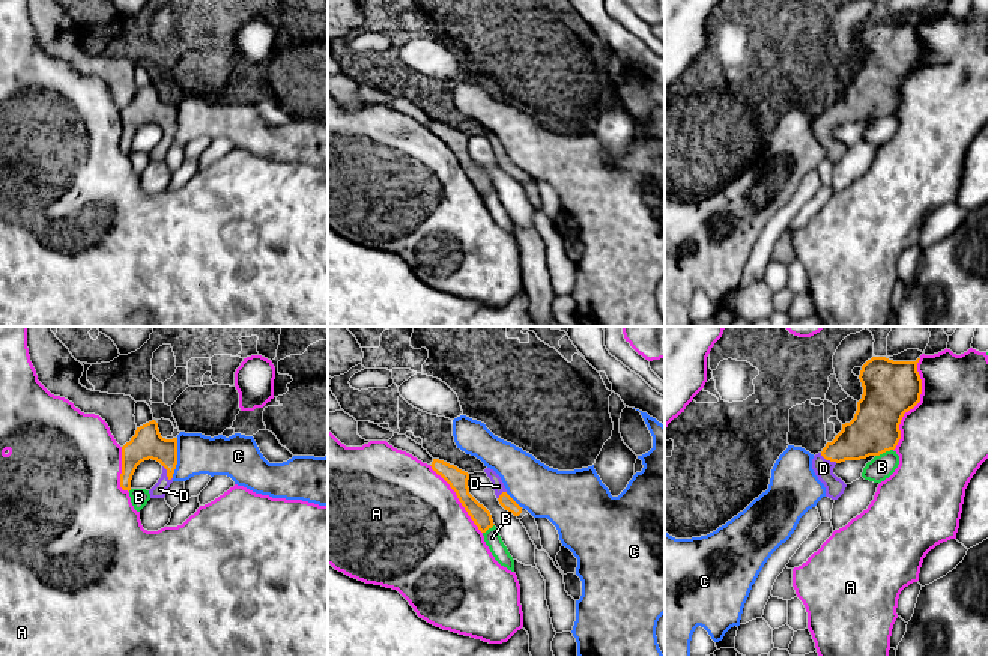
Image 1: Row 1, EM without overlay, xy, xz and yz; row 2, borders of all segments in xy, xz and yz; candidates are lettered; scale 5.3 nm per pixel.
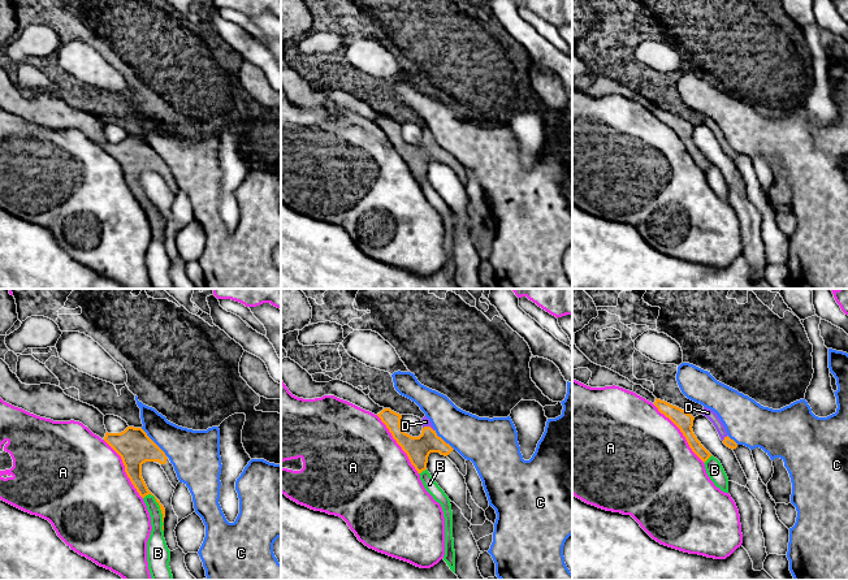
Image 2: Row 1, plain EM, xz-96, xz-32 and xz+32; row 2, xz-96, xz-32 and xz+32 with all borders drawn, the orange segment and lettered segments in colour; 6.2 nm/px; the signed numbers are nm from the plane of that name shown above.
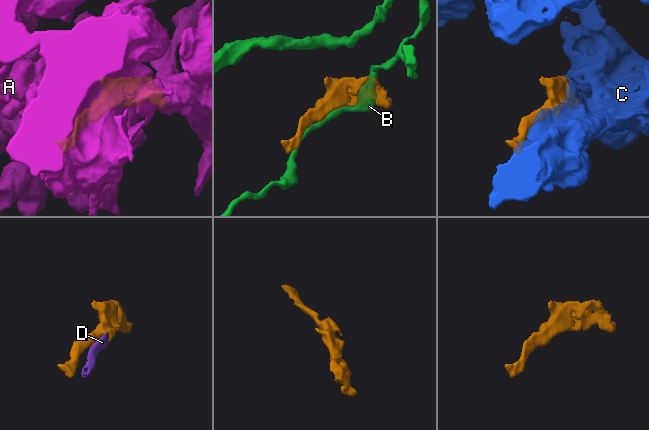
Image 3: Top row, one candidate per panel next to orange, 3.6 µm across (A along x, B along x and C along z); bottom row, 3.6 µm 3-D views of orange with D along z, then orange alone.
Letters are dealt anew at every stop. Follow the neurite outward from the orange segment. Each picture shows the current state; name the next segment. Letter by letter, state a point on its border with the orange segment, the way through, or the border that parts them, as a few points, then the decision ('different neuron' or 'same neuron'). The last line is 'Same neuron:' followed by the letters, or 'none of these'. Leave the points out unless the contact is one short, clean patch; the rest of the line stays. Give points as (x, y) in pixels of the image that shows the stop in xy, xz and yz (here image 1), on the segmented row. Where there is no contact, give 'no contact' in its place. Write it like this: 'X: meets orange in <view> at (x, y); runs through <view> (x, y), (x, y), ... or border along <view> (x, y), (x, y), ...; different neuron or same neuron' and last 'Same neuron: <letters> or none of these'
A: meets orange in yz at (915, 405); different neuron
B: meets orange in yz at (883, 452); different neuron
C: meets orange in xy at (176, 458); different neuron
D: meets orange in xy at (167, 473); runs through xy (148, 443), (167, 462), (167, 473), (160, 489); same neuron
Same neuron: D

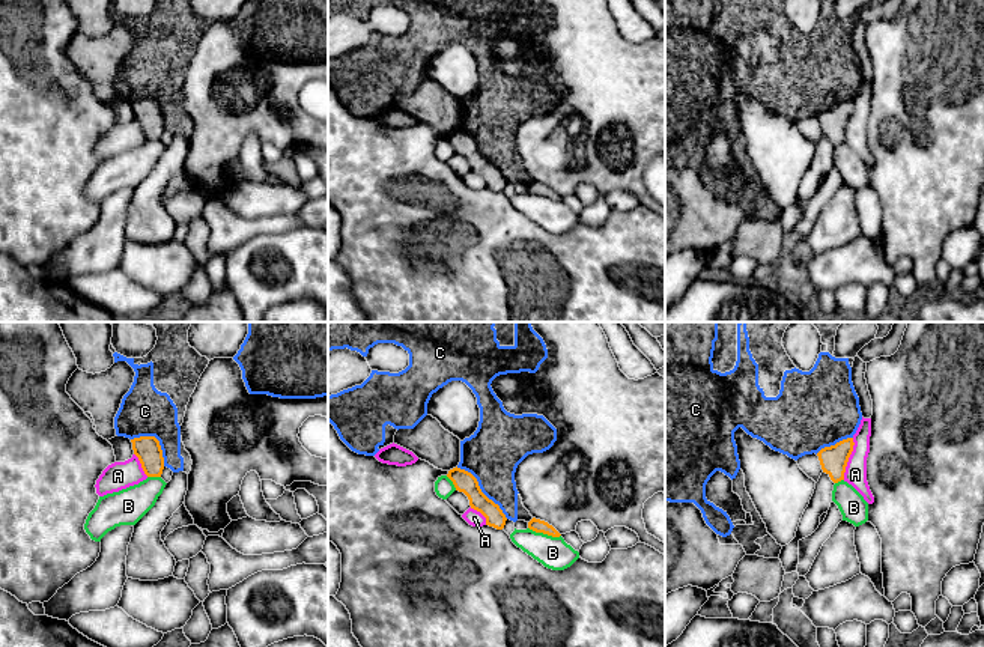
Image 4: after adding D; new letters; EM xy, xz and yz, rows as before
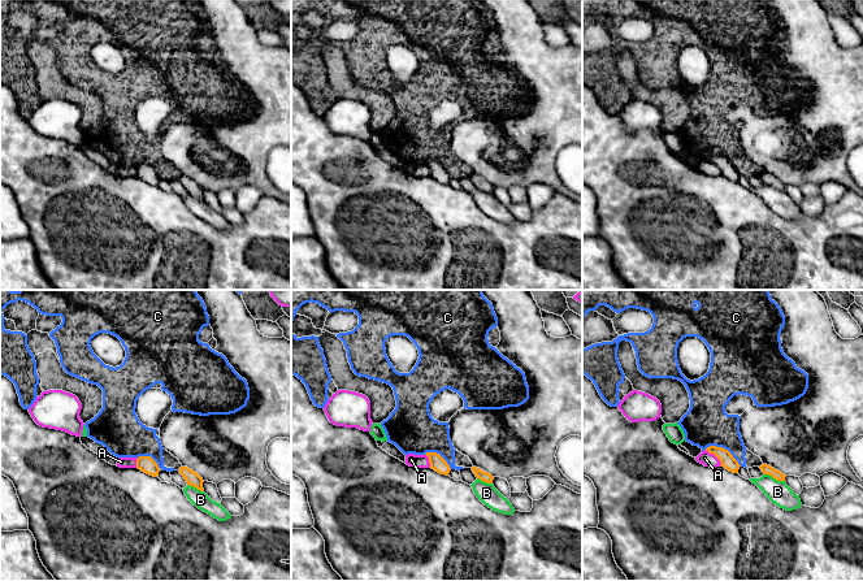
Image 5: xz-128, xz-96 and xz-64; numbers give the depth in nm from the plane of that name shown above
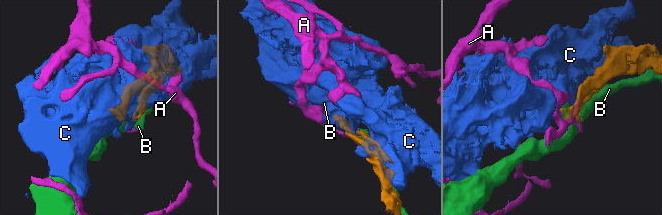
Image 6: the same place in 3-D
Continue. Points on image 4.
A: meets orange in yz at (847, 459); border along yz (853, 438), (853, 450), (843, 479); different neuron
B: meets orange in xz at (545, 533); different neuron
C: meets orange in xz at (480, 489); different neuron
Same neuron: none of these

